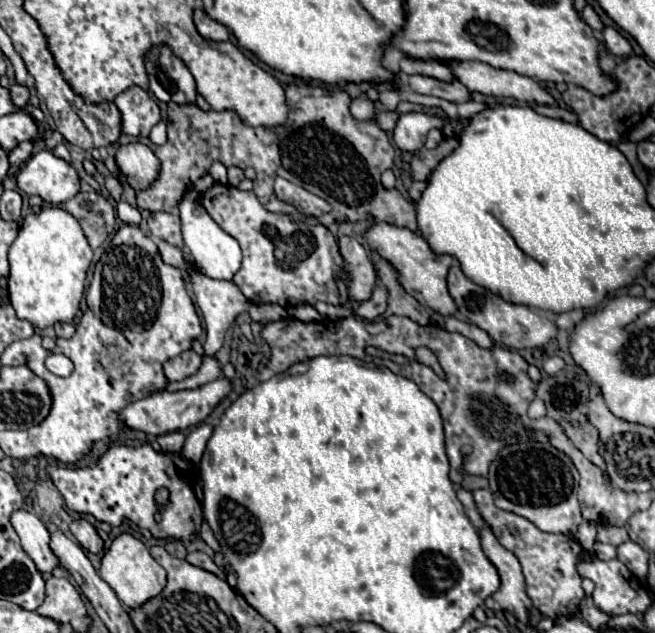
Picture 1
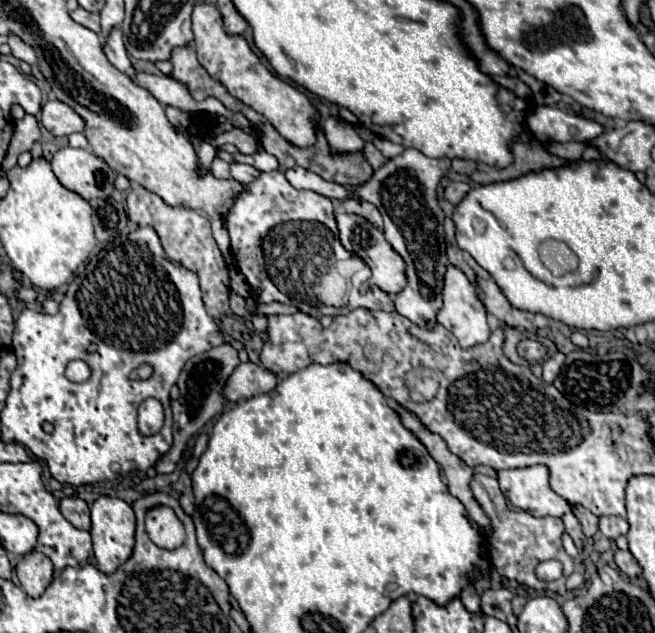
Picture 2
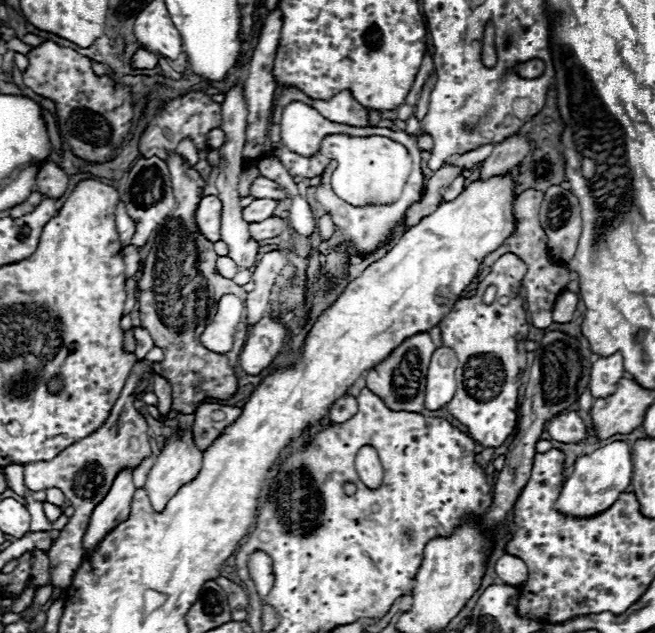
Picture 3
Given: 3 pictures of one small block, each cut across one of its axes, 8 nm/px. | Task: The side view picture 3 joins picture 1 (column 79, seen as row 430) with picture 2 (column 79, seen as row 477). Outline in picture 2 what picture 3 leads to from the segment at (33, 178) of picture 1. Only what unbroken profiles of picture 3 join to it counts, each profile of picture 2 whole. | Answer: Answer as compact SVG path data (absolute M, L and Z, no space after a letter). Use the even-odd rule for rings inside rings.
M60 148L52 160L52 172L60 184L84 200L106 198L112 194L114 172L108 164L82 148Z

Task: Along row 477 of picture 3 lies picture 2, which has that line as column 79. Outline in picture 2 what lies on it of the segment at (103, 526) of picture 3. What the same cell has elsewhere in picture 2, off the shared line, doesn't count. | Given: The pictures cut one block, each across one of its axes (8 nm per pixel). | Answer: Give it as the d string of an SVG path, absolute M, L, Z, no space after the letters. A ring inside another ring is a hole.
M48 100L42 106L40 122L54 136L70 136L72 132L84 130L84 120L60 100Z

